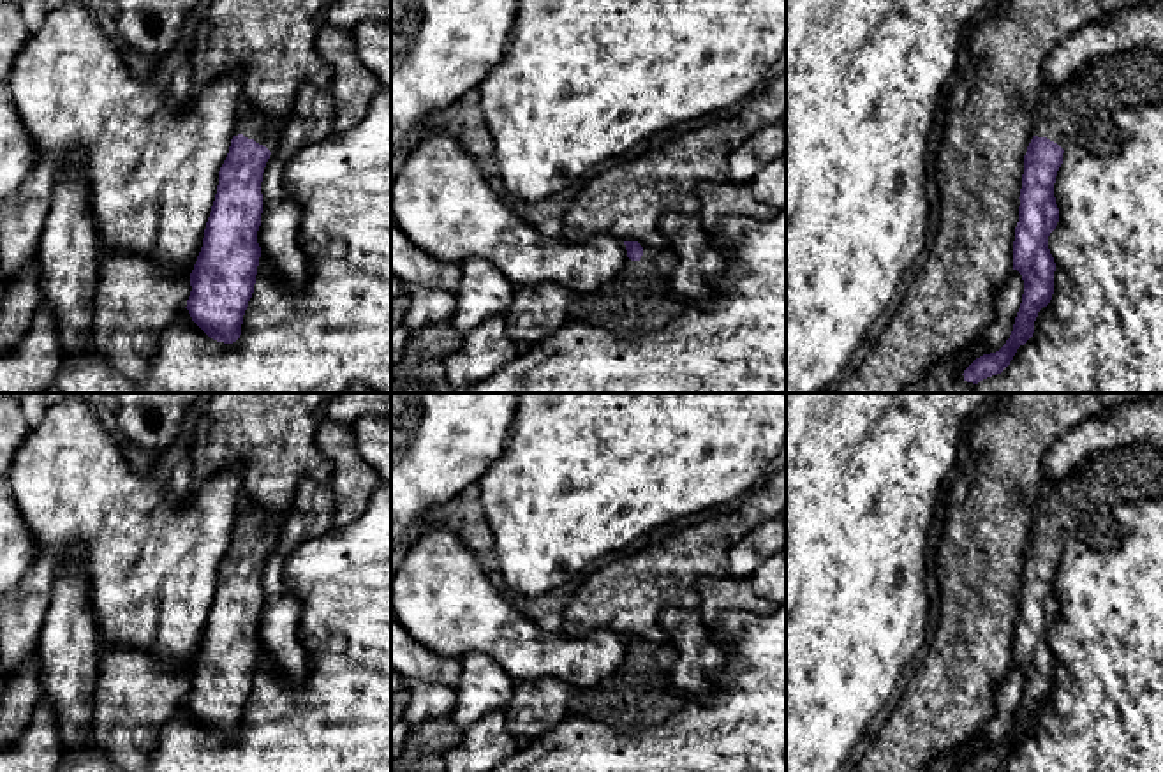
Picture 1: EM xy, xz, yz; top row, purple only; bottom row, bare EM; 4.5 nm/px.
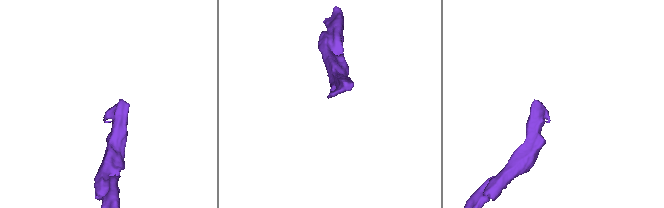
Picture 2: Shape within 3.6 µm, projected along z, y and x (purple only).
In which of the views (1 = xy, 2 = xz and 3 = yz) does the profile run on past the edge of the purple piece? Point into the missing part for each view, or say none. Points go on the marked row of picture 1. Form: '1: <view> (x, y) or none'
1: xy (251, 122)
2: xz (637, 300)
3: yz (1081, 111)

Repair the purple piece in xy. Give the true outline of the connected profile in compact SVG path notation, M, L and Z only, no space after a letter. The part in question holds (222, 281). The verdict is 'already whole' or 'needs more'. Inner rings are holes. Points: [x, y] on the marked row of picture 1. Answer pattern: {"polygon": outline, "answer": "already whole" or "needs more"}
{"polygon": "M240 99L185 307L192 321L217 342L233 344L241 335L261 257L261 182L282 129L284 123L271 123L254 104Z", "answer": "needs more"}

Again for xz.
{"polygon": "M638 241L624 245L624 268L592 293L573 293L567 317L622 337L661 330L689 303L670 293L677 252L671 247L643 249Z", "answer": "needs more"}

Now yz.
{"polygon": "M1149 48L1101 56L1070 81L1047 86L1034 109L1034 136L1024 155L1019 222L1013 241L1013 270L1024 280L1022 303L1006 344L996 353L976 358L964 370L964 381L978 384L1001 374L1013 360L1017 349L1033 337L1038 312L1052 300L1056 263L1048 249L1048 236L1059 222L1054 183L1064 150L1078 145L1094 155L1112 155L1121 148L1121 132L1114 120L1115 111L1122 106L1159 102L1163 102L1163 56Z", "answer": "needs more"}

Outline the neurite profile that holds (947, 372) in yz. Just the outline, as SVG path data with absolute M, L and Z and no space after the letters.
M1011 268L997 289L994 323L967 347L932 365L922 381L909 384L902 393L943 393L948 386L953 393L973 393L974 388L962 379L962 374L976 358L996 353L1006 344L1013 331L1022 294L1022 275Z

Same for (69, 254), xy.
M78 152L60 167L35 257L42 303L55 317L65 356L81 354L92 340L100 257L102 241Z

